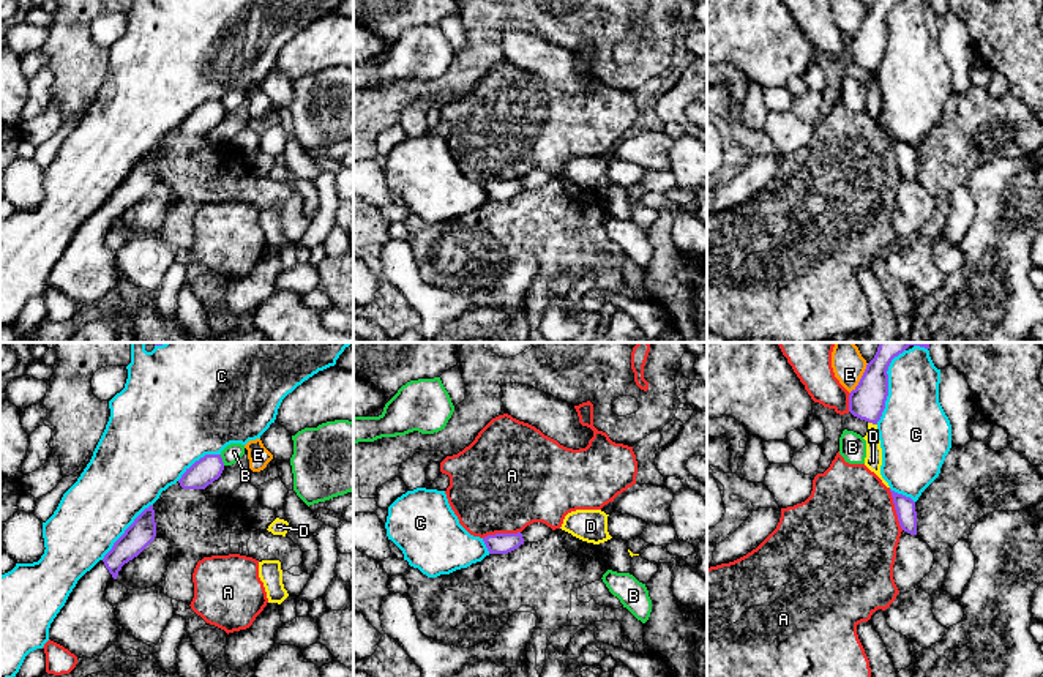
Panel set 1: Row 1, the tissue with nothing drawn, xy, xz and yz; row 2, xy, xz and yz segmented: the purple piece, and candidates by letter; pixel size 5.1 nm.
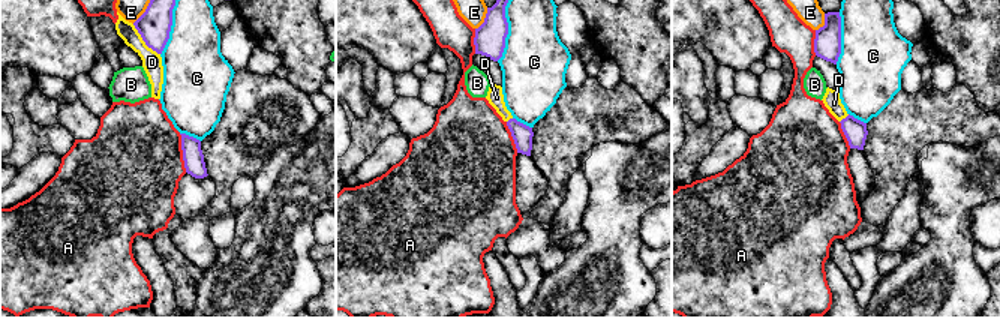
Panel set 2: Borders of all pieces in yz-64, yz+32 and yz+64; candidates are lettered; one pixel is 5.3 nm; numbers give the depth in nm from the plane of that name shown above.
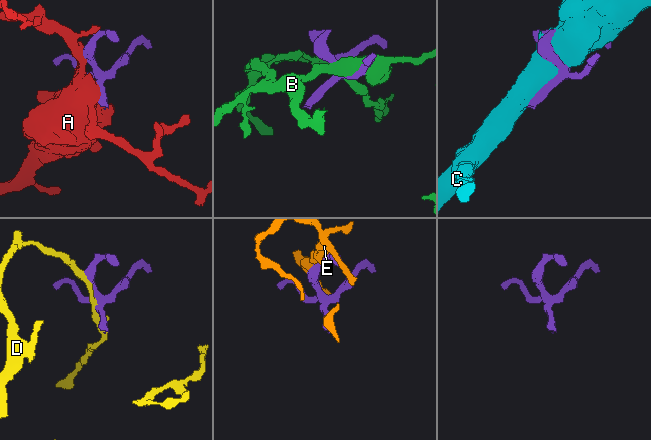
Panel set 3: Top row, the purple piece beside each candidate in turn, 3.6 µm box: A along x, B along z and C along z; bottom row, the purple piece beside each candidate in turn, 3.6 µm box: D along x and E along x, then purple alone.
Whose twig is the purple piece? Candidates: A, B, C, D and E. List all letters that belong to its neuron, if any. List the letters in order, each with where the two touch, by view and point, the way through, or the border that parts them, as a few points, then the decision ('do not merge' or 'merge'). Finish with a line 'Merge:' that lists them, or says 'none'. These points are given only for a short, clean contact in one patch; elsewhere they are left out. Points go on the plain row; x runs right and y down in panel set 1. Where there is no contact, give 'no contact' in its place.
A: meets purple in yz at (895, 155); do not merge
B: meets purple in xy at (221, 106); do not merge
C: meets purple in yz at (887, 35); do not merge
D: meets purple in yz at (873, 70); do not merge
E: meets purple in yz at (862, 24); do not merge
Merge: none

